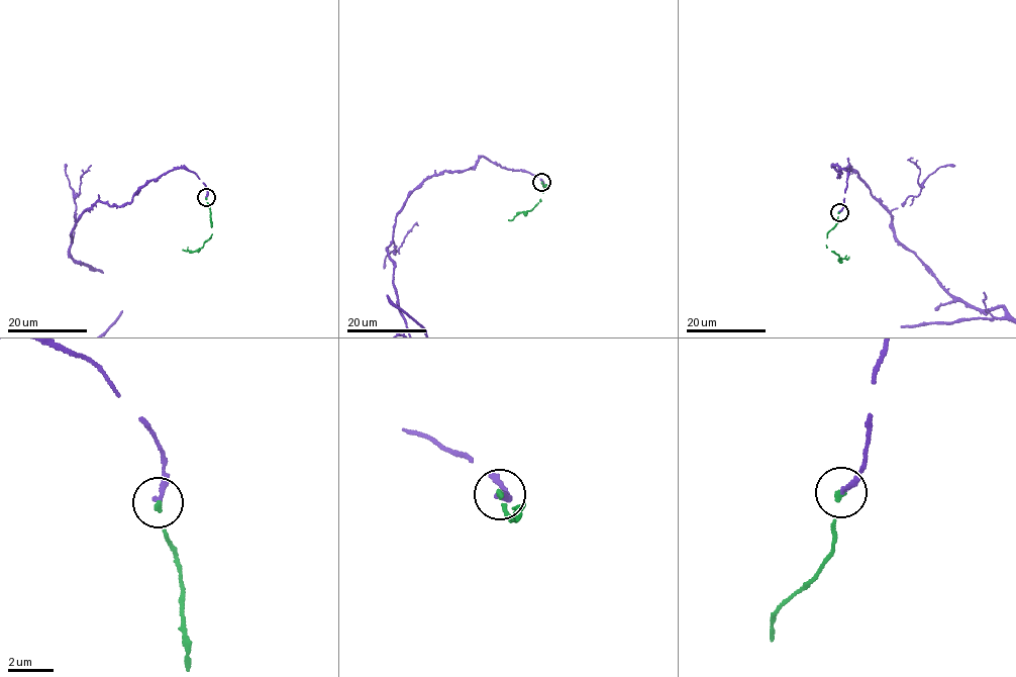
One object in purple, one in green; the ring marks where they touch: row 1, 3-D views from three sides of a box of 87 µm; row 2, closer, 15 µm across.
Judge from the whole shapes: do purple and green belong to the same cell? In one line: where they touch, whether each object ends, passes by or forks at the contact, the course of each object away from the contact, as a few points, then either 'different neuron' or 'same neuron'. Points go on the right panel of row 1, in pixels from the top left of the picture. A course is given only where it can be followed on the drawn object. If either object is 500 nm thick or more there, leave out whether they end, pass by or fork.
at (839, 212); purple ends there; green ends there; green runs (839, 212), (835, 226), (826, 235), (826, 248), (838, 255), (839, 259), (848, 256); same neuron

